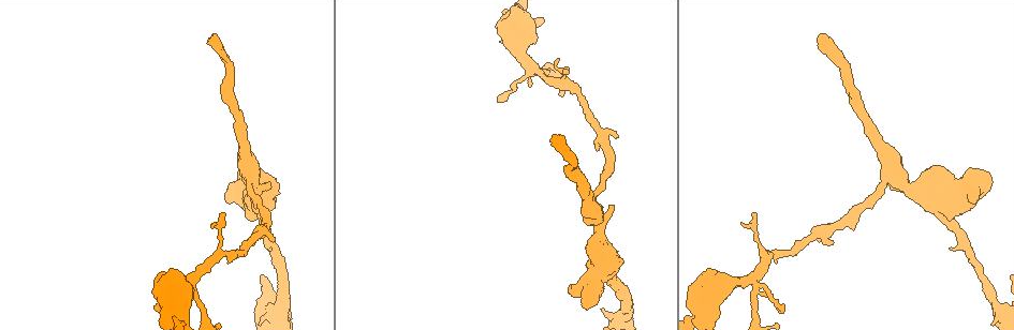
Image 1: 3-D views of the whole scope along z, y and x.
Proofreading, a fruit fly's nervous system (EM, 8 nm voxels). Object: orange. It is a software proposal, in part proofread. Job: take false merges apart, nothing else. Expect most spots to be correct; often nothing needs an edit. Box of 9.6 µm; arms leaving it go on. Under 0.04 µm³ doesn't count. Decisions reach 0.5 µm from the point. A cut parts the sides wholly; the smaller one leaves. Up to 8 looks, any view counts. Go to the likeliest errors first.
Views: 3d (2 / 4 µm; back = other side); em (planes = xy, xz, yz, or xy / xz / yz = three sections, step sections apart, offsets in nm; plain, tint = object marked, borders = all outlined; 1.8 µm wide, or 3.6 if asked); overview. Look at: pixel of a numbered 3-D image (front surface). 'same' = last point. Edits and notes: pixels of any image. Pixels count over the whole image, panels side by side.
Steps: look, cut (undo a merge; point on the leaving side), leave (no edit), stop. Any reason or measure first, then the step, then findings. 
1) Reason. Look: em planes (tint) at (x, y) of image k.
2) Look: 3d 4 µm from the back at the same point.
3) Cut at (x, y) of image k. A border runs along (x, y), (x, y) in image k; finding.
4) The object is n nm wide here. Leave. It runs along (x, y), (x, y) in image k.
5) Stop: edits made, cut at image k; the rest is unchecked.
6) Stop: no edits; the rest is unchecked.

Sharp bend. Look: em 3.6 µm planes (tint) at (255, 191) of image 1.

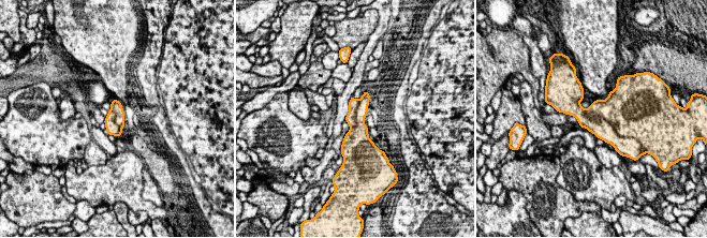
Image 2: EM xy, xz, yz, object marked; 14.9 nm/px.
Cut at (617, 109) of image 2. A border runs along (584, 109), (628, 137) in image 2; a second neuron is stuck on.

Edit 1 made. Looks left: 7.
Look: overview.

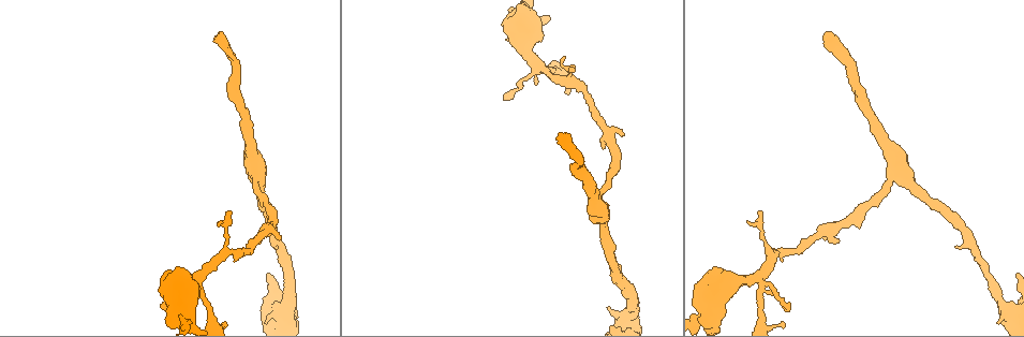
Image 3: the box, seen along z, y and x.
Abrupt turn. Look: 3d 2 µm at (757, 277) of image 3.

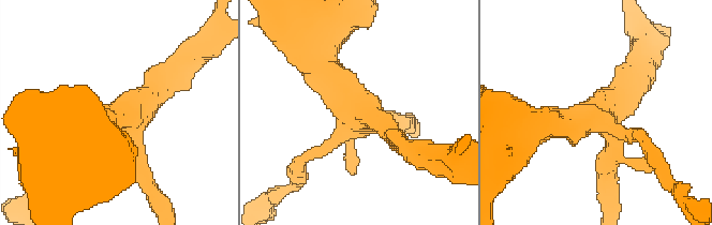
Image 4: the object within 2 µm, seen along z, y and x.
Need the tissue. Look: em yz step 16 (tint) at (591, 117) of image 4.

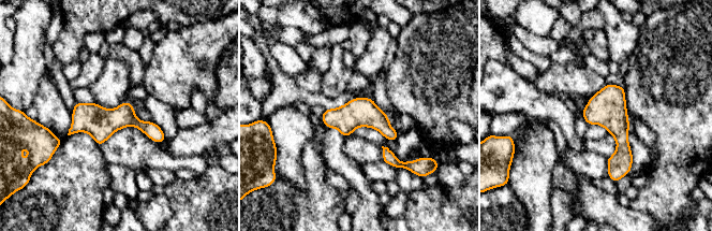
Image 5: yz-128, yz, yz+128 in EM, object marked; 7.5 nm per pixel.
Another direction. Look: em xy step 8 (borders) at the same point.

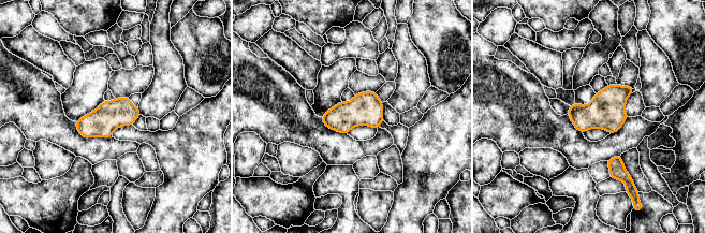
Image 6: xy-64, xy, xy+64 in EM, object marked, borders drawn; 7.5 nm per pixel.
Leave. Continuous, no second neuron.

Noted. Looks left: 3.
Branch point. Look: em 3.6 µm planes (tint) at (629, 315) of image 3.

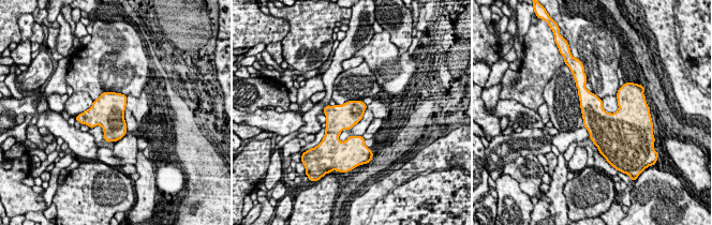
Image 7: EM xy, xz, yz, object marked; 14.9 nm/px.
Leave. All the same neuron.

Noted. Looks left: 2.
Stop: edits made, cut at image 2; the rest is unchecked.

